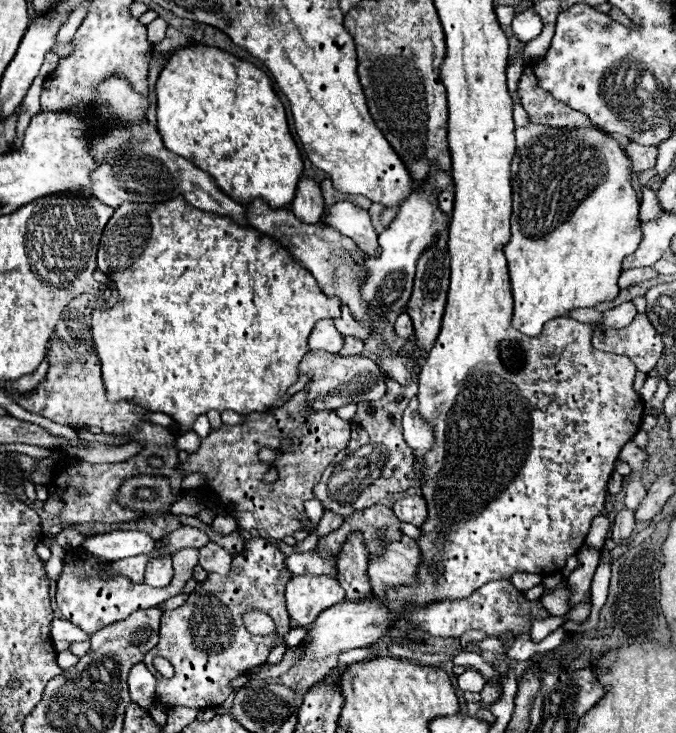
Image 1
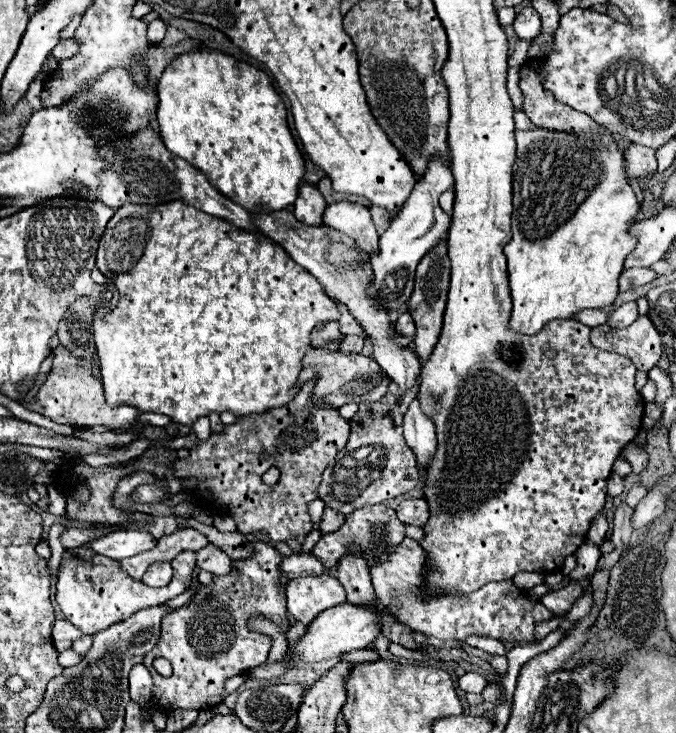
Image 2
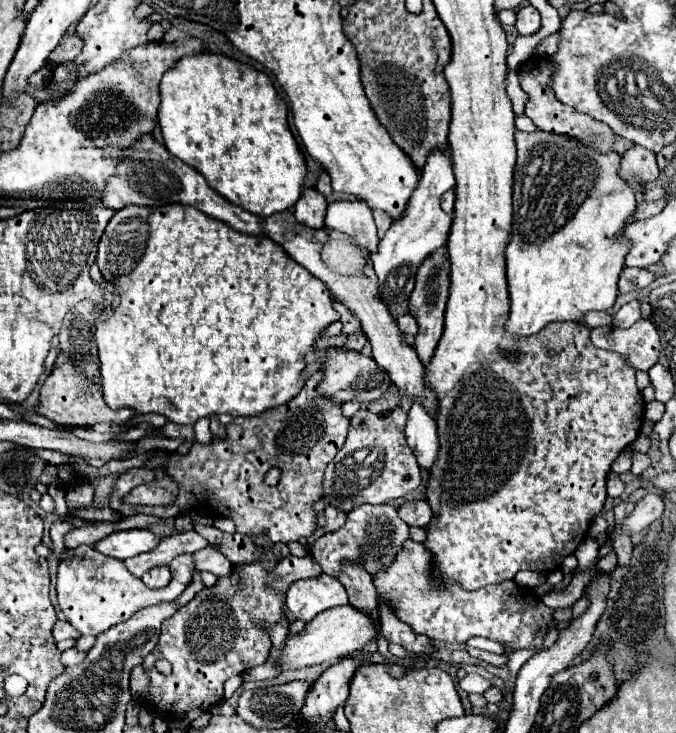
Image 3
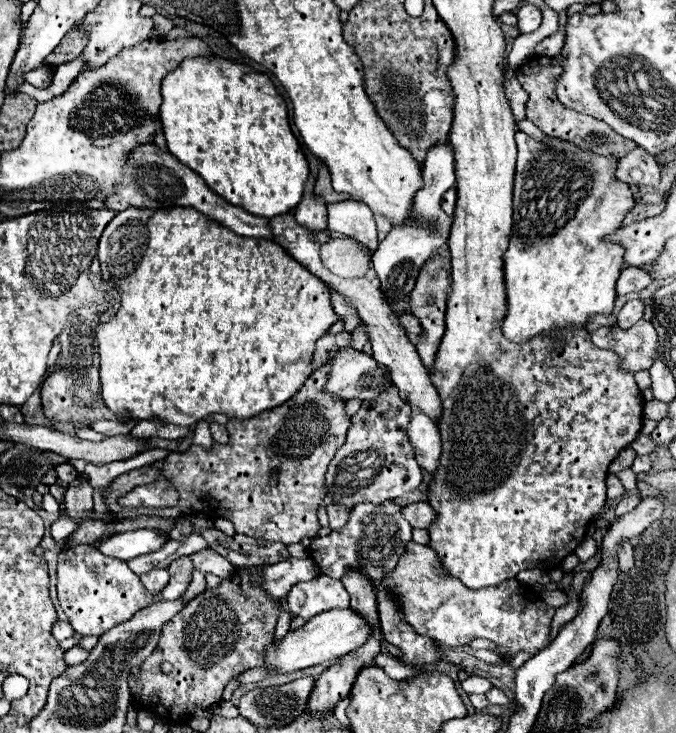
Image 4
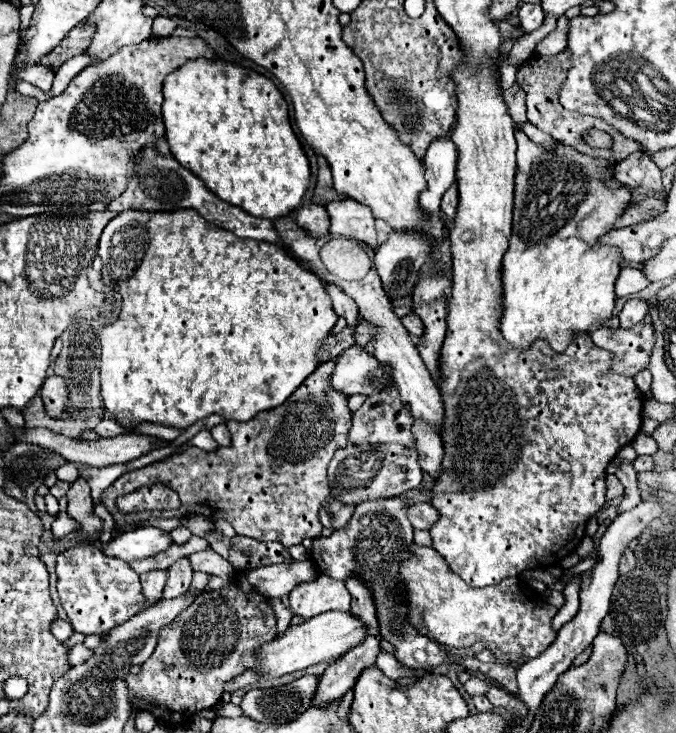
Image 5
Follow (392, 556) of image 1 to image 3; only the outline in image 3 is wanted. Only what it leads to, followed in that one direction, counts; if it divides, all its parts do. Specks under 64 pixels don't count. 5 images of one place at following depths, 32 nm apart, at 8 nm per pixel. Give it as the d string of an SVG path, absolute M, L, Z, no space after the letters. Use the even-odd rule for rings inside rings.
M406 540L402 544L400 552L394 556L394 562L390 566L380 568L374 574L374 586L376 586L378 596L386 604L390 604L394 608L394 614L402 622L412 626L412 630L416 634L426 634L428 638L436 638L436 640L442 640L448 644L464 644L472 636L484 636L484 638L490 638L490 640L504 644L506 654L512 650L518 650L518 648L542 646L544 636L540 634L540 628L544 628L552 620L552 614L554 614L554 610L544 606L542 600L532 598L530 588L520 588L520 586L516 586L514 580L490 584L490 586L484 586L476 592L466 592L466 590L460 590L458 586L452 588L452 584L446 584L446 586L434 584L434 580L432 580L432 556L428 550L424 550L424 546L420 542L414 542L414 540Z

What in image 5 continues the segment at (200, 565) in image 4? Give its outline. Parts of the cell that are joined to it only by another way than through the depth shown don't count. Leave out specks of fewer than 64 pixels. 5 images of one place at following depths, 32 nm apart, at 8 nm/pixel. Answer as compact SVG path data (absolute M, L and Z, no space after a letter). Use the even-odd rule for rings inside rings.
M204 550L204 552L196 552L190 554L188 558L192 562L192 568L198 572L206 572L206 574L214 574L220 576L224 580L230 580L234 576L234 568L230 566L228 560L224 560L220 554L216 554L214 550Z

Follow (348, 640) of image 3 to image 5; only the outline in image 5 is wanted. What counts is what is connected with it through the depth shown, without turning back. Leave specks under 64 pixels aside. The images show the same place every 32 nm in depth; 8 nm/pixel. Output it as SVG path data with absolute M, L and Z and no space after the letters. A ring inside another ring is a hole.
M330 610L330 612L318 614L316 618L310 618L300 626L290 626L282 638L274 638L272 642L264 644L258 652L260 664L256 670L262 672L262 678L276 678L276 676L284 676L296 670L304 670L320 662L338 660L344 652L364 642L364 636L366 636L364 628L366 626L350 612Z

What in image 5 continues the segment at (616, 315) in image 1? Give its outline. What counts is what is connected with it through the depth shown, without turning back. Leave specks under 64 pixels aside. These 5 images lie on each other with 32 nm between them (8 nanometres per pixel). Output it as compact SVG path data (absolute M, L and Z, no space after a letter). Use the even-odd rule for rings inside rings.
M628 300L622 308L622 312L618 314L620 326L630 328L630 326L642 322L644 316L646 316L646 310L648 310L648 304L644 300Z

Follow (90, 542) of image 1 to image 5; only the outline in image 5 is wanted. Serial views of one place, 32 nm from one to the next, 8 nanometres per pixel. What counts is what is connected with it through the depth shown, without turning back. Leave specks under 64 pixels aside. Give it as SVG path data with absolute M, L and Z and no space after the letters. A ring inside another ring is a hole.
M146 526L146 528L138 528L132 532L122 532L114 536L102 548L102 552L106 556L114 556L124 562L132 562L132 560L140 560L140 558L158 554L160 550L166 550L170 544L172 544L172 538L168 532Z

